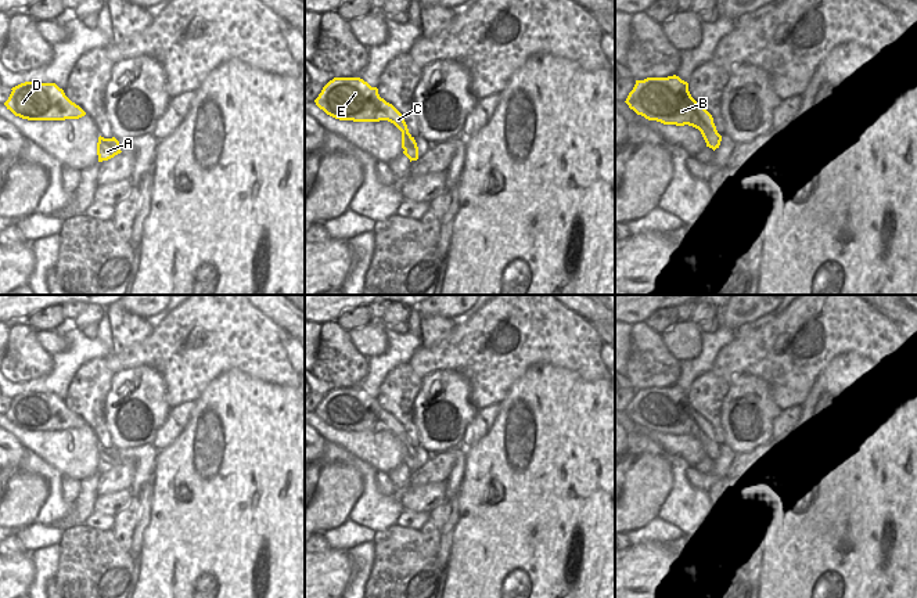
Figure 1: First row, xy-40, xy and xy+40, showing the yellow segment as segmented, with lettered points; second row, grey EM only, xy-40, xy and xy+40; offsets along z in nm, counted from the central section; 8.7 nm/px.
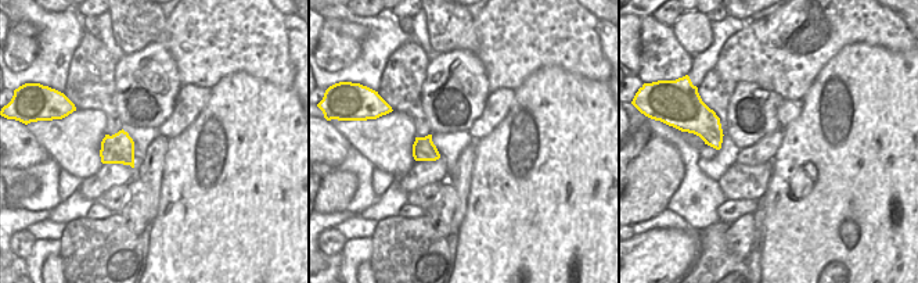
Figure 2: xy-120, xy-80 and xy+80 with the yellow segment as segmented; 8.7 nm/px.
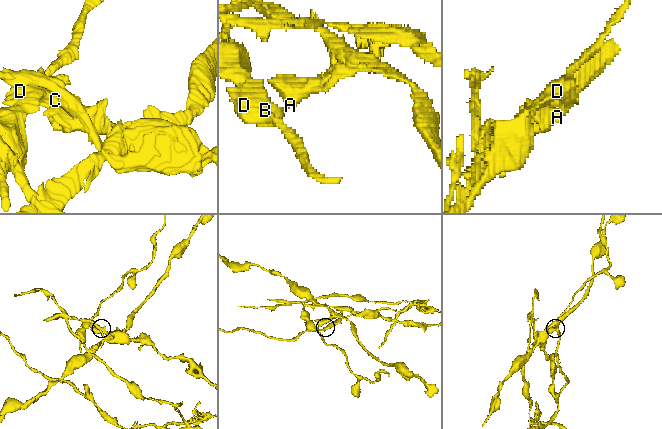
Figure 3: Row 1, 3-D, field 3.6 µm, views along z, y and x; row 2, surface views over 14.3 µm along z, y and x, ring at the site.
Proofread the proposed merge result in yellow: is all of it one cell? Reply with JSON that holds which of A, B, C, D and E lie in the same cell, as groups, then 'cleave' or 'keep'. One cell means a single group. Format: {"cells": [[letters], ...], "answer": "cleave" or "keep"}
{"cells": [["A"], ["B", "C", "D", "E"]], "answer": "cleave"}

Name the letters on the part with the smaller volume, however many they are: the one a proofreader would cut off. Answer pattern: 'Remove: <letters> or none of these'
Remove: B, C, D, E

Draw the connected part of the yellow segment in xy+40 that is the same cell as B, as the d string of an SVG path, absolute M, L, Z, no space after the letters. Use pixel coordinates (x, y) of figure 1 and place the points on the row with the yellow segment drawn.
M676 75L636 80L625 102L648 120L698 129L713 151L719 145L720 134L712 115L691 97L688 83Z

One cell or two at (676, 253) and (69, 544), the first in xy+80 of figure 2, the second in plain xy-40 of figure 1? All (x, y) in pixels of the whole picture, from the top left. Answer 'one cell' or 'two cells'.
two cells

